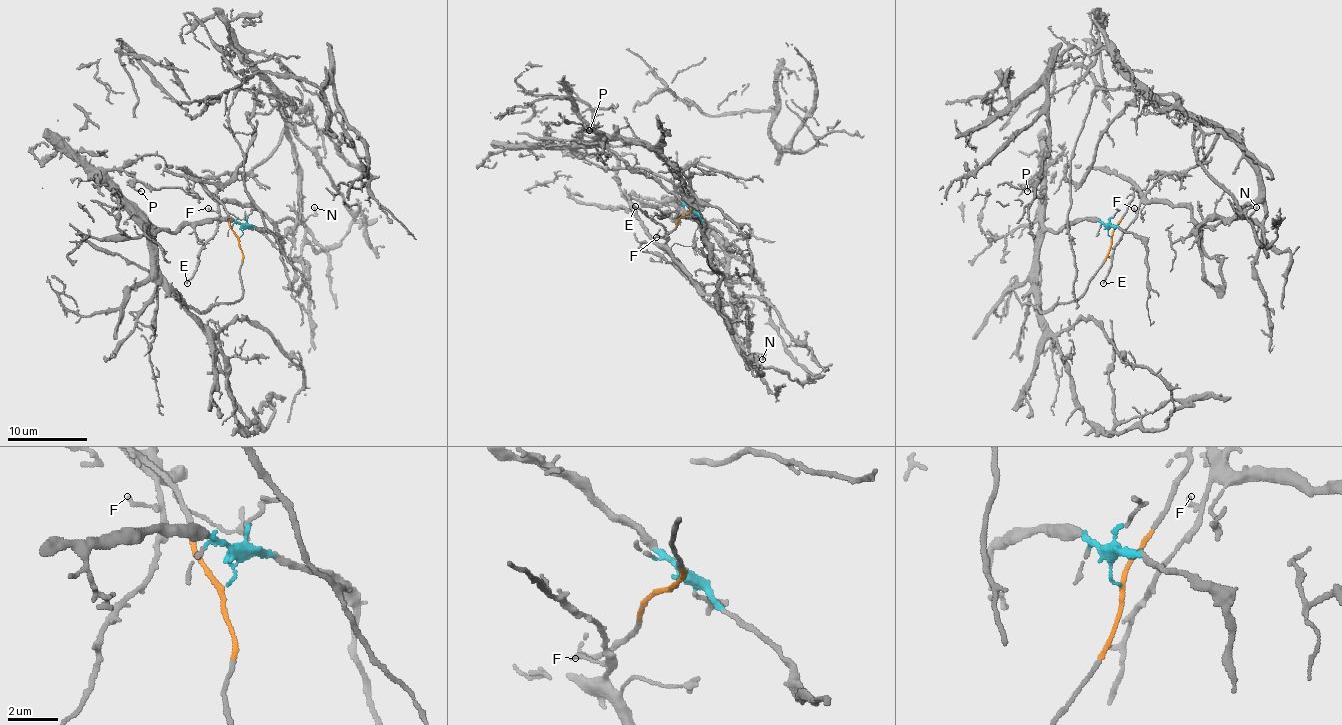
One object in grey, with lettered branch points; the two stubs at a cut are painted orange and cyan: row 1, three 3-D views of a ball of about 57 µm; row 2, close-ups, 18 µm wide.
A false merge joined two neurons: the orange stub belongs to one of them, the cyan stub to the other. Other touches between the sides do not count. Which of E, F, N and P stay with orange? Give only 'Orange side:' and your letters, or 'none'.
Orange side: E, F, N

